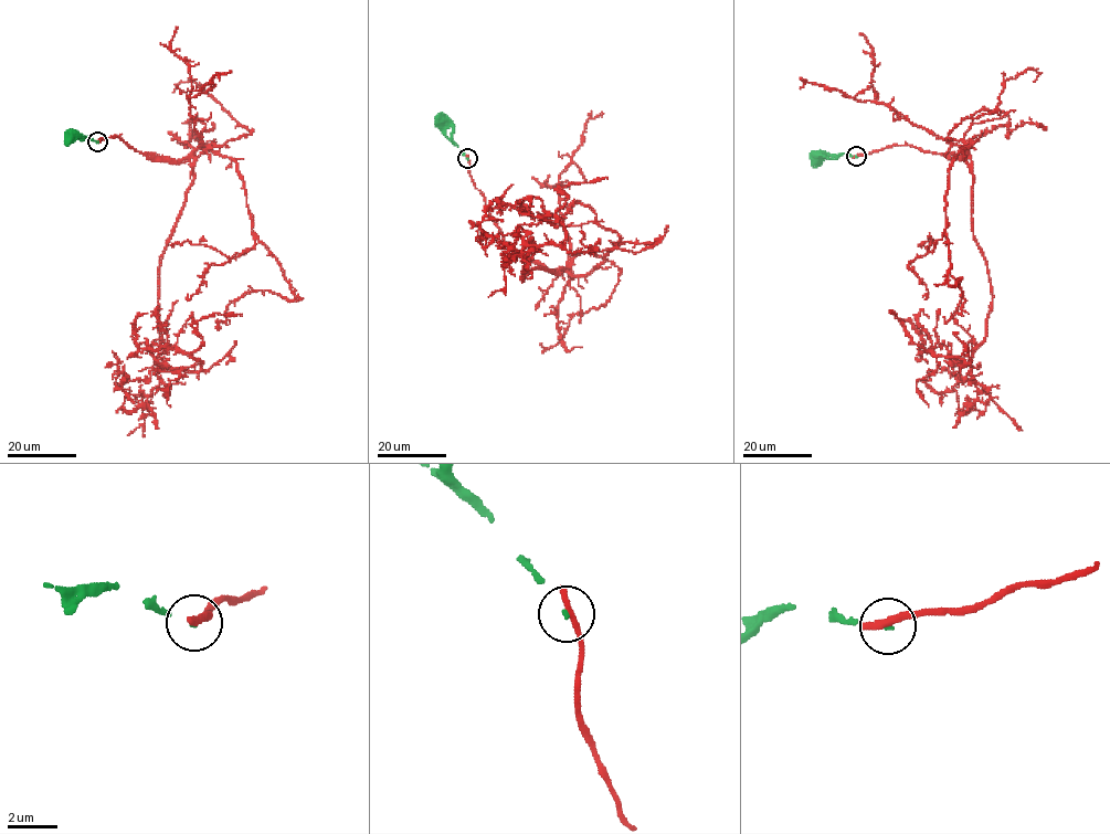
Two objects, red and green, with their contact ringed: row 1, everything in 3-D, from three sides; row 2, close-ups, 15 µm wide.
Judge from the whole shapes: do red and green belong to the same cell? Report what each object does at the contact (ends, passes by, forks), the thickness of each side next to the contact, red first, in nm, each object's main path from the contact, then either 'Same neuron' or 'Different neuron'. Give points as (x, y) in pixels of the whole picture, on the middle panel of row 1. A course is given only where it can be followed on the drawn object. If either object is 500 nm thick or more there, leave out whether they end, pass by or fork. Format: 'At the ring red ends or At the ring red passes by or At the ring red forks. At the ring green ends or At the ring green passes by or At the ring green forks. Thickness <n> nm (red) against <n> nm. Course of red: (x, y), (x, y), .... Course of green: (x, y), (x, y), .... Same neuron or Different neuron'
At the ring red ends. At the ring green ends. Thickness 360 nm (red) against 120 nm. Course of red: (467, 159), (503, 240), (560, 273), (521, 278), (518, 252), (563, 246), (566, 229), (496, 207), (513, 183). Course of green: (467, 159), (444, 134), (441, 119). Different neuron

